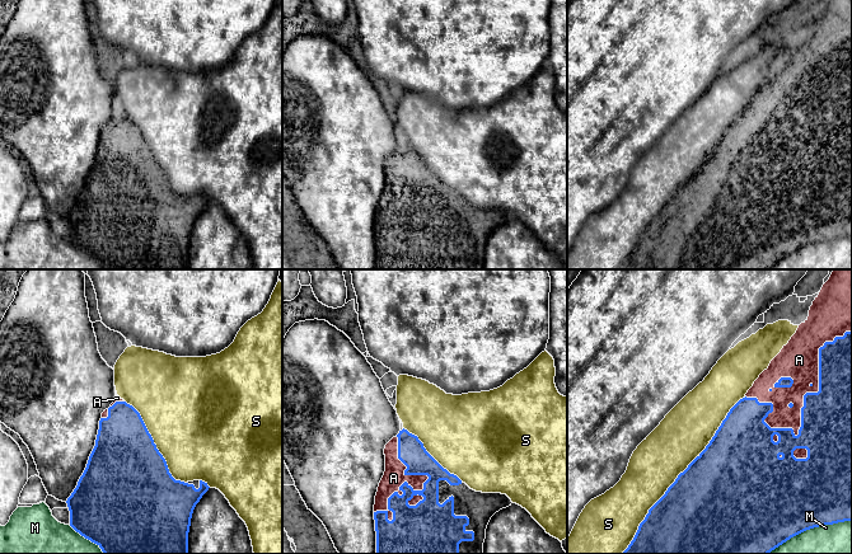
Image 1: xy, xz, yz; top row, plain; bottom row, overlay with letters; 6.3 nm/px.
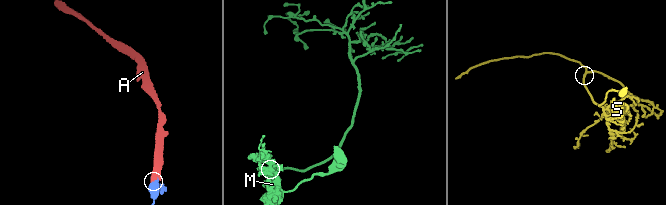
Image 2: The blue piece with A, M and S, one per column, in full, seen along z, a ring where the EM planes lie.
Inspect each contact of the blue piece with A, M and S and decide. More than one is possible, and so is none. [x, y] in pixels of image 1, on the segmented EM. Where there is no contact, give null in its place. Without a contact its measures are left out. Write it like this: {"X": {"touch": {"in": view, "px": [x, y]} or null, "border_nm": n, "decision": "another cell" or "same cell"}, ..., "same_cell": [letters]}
{"A": {"touch": {"in": "yz", "px": [814, 393]}, "border_nm": 800, "decision": "same cell"}, "M": {"touch": {"in": "yz", "px": [809, 529]}, "border_nm": 600, "decision": "another cell"}, "S": {"touch": {"in": "yz", "px": [679, 474]}, "border_nm": 1250, "decision": "another cell"}, "same_cell": ["A"]}

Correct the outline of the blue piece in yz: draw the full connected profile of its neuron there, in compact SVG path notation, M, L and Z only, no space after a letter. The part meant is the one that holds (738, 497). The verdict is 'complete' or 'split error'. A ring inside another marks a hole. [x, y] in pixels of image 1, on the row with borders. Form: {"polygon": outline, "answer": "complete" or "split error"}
{"polygon": "M833 269L829 280L823 285L819 295L813 301L807 319L801 323L788 343L771 361L767 370L754 381L745 396L740 399L727 413L715 436L706 449L678 475L675 482L668 488L665 494L649 510L645 520L640 524L638 530L622 554L769 554L772 550L790 540L791 537L825 525L852 521L852 269Z", "answer": "split error"}

